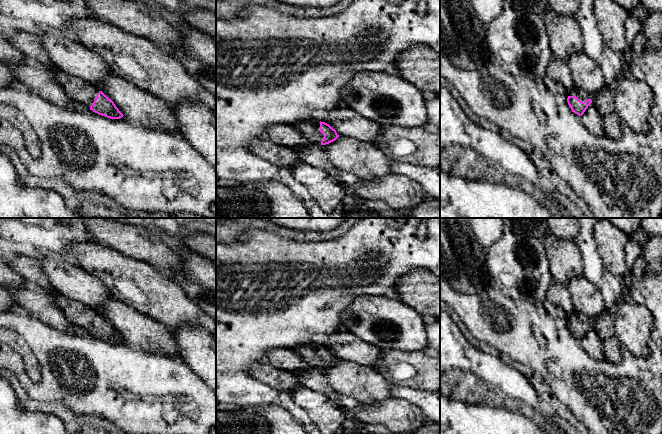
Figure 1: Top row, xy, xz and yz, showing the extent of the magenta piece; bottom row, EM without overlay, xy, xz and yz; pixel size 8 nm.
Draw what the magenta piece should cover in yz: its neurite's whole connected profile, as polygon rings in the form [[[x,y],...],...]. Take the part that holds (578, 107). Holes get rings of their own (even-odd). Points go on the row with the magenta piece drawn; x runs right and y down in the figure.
[[[573,88],[568,95],[567,102],[572,112],[582,116],[592,103],[590,94],[583,89]]]

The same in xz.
[[[317,120],[302,121],[295,124],[294,127],[307,138],[311,144],[326,145],[339,137],[336,130],[329,124]]]

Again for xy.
[[[57,66],[50,70],[65,92],[80,105],[110,119],[120,119],[124,116],[114,102],[95,86],[65,73]]]

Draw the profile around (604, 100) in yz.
[[[607,85],[602,91],[596,95],[590,96],[592,104],[596,107],[598,112],[605,116],[615,111],[614,108],[614,86]]]

